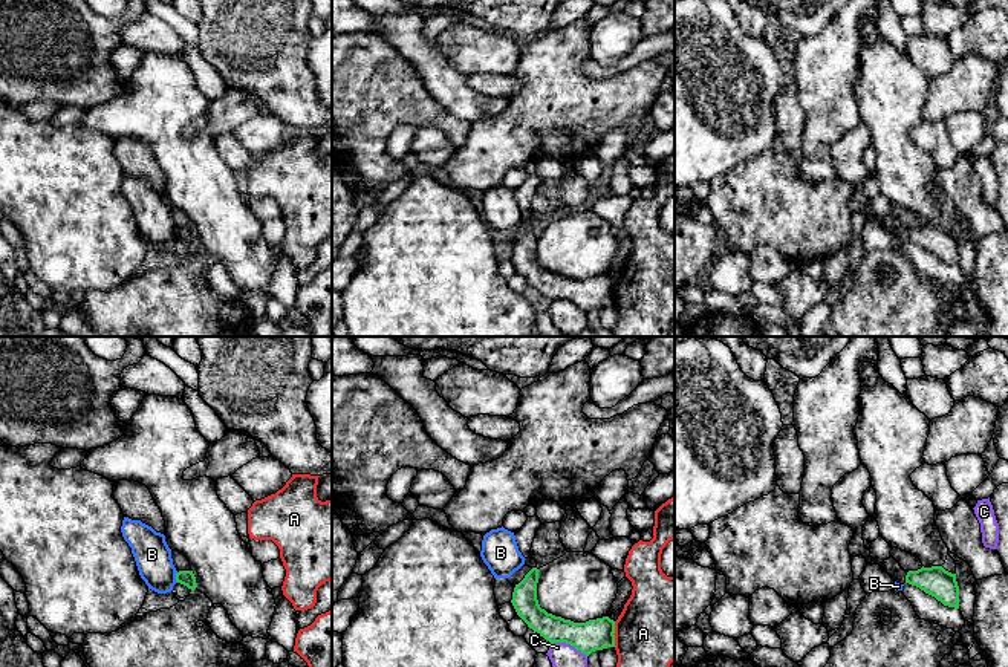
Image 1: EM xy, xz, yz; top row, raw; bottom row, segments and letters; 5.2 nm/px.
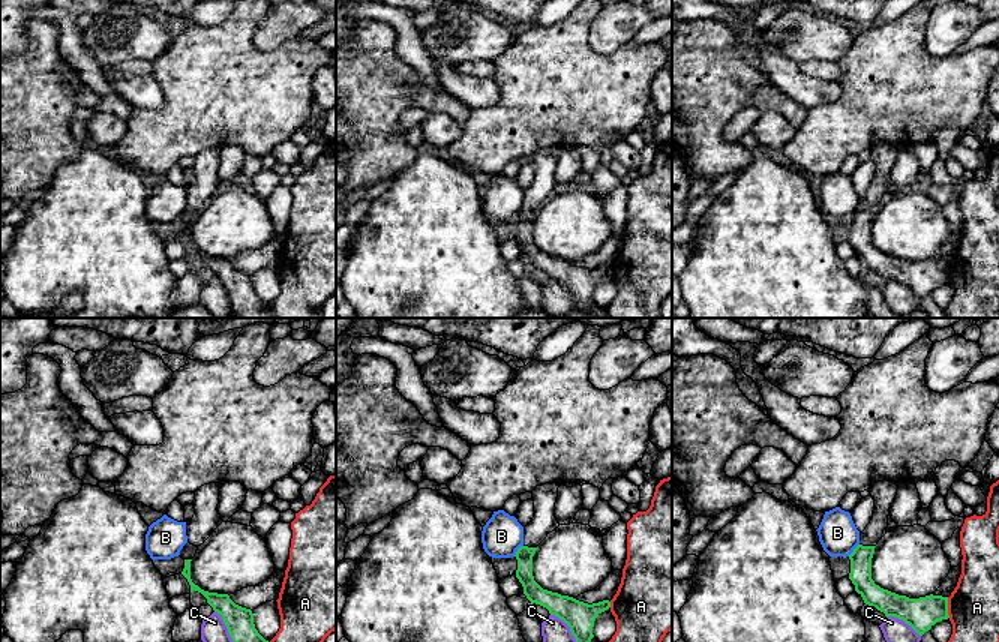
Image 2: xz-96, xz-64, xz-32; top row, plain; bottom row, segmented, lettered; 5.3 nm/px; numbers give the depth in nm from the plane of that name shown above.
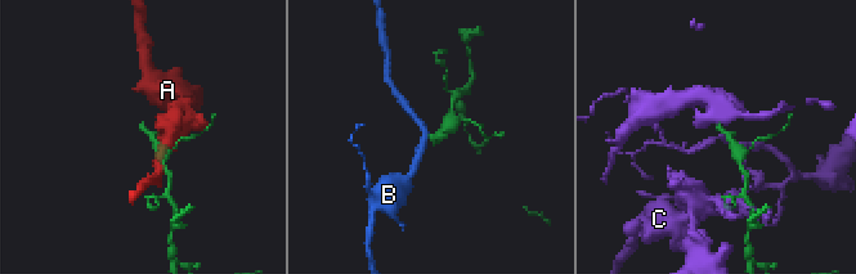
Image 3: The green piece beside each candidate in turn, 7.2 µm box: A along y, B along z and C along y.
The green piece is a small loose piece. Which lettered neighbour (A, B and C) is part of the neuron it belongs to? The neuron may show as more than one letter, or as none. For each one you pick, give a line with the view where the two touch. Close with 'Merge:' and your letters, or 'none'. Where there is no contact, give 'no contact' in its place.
Merge: none

